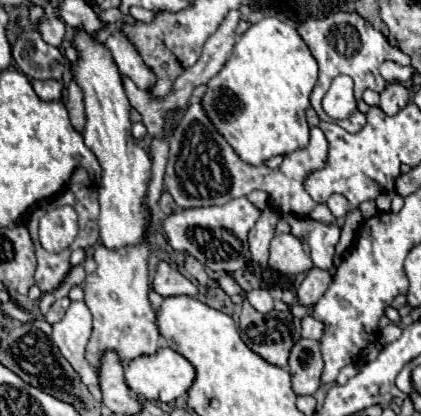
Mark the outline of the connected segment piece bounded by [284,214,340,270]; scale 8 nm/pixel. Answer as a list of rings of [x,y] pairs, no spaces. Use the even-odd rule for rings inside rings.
[[[294,214],[284,216],[284,220],[292,226],[292,234],[298,238],[306,238],[310,246],[310,256],[314,262],[314,268],[330,270],[334,260],[334,248],[340,238],[338,226],[326,226],[312,218],[298,218]]]

